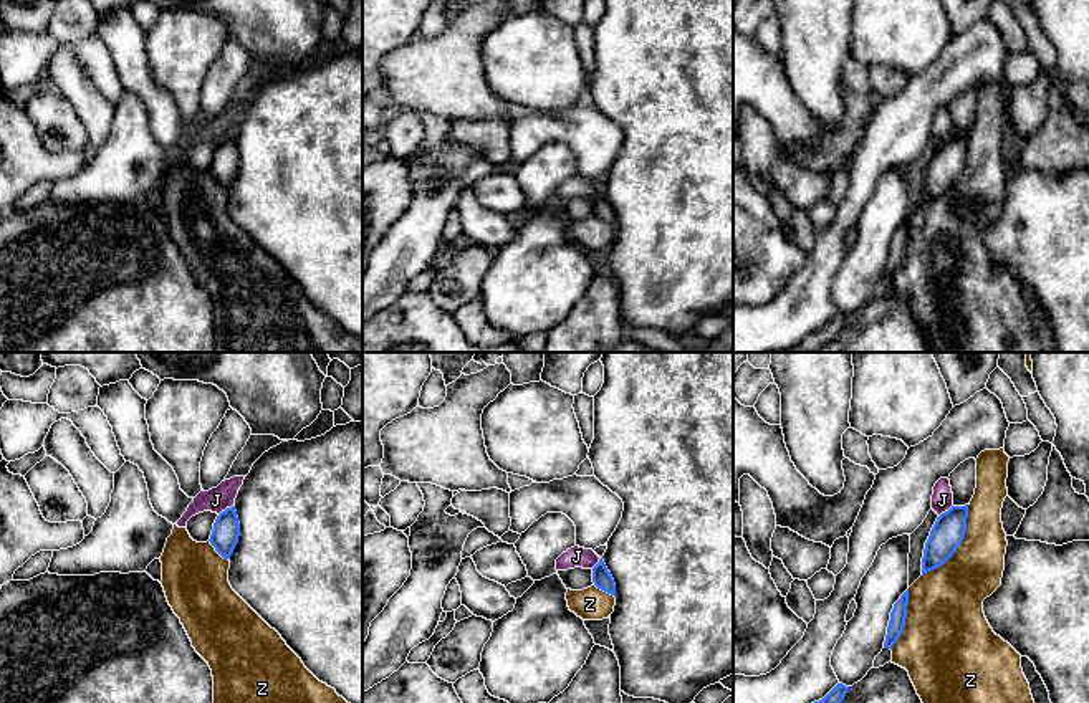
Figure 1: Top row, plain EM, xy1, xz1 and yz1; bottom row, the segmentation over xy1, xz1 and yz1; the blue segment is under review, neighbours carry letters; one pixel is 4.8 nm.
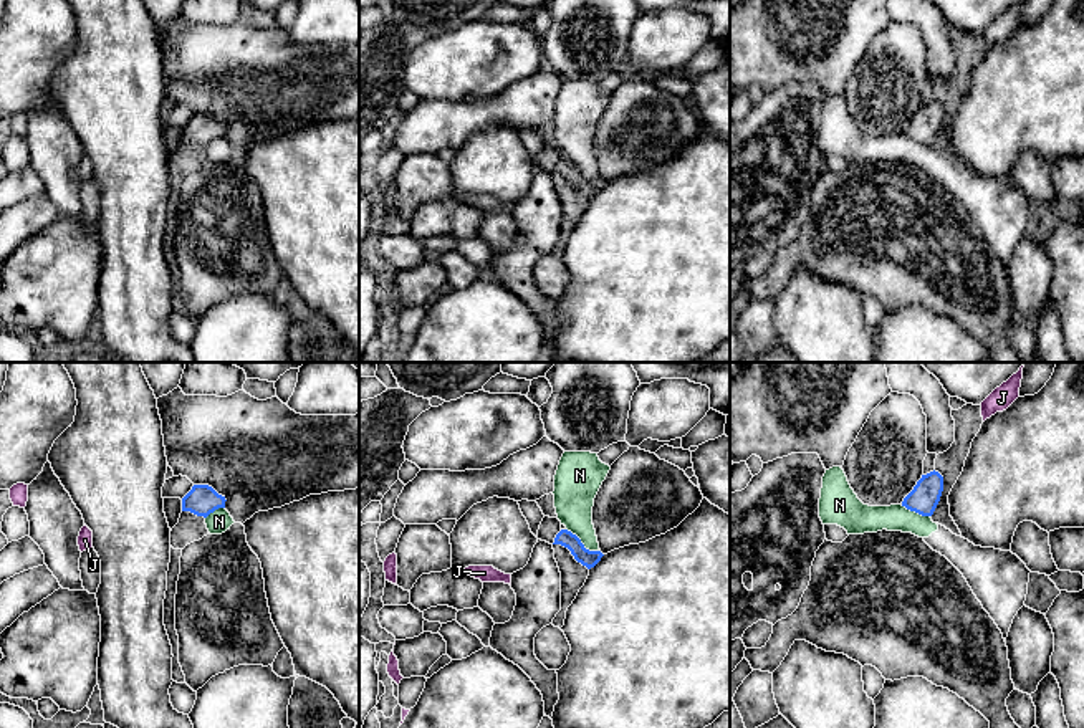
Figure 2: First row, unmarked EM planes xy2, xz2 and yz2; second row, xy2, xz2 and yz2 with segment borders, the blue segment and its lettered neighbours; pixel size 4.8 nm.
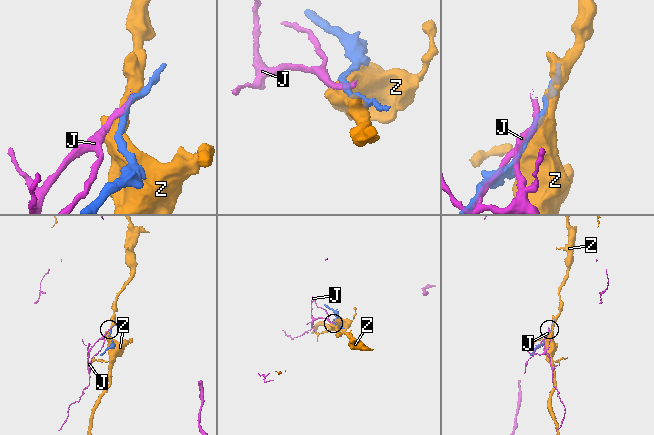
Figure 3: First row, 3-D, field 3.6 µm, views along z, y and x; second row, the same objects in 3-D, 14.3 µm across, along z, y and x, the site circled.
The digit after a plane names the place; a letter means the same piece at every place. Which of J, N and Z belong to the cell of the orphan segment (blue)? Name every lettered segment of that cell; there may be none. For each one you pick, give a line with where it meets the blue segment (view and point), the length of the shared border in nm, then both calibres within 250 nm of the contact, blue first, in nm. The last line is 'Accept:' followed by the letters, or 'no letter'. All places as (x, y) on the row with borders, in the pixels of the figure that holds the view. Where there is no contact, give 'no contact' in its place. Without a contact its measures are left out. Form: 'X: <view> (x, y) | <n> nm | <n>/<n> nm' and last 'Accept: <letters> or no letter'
Accept: no letter

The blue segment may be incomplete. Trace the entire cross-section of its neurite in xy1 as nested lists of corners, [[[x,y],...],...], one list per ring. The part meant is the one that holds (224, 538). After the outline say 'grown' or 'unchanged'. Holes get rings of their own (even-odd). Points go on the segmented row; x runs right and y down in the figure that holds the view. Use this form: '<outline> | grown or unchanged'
[[[232,506],[217,516],[209,541],[223,559],[230,559],[238,543],[238,536],[240,536],[240,523],[235,506]]] | unchanged

